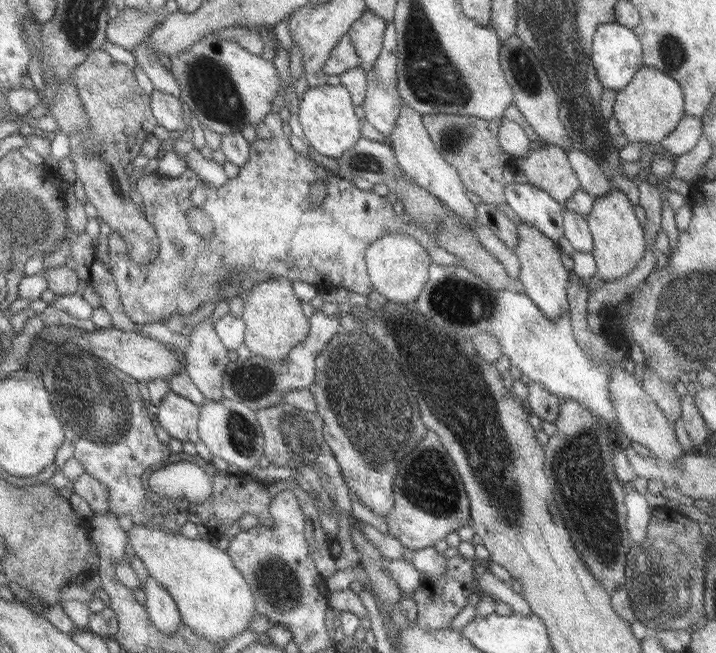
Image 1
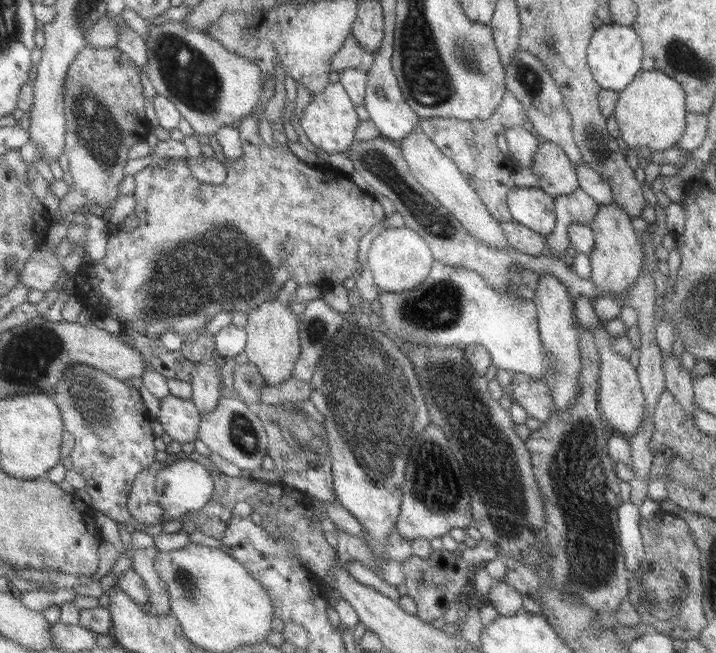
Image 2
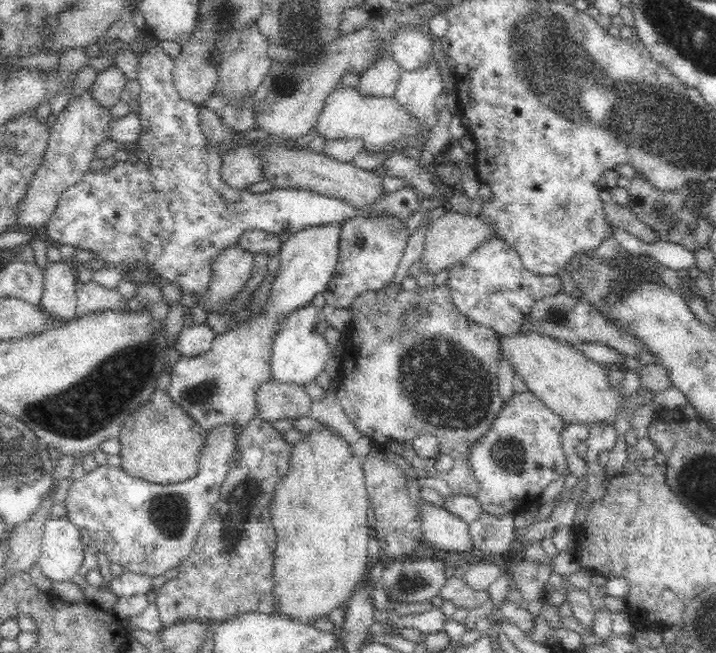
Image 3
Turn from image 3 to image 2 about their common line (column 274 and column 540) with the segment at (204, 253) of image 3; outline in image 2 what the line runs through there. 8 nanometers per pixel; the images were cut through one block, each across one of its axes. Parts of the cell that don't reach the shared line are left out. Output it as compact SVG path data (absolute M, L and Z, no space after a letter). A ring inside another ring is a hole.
M514 187L507 192L506 208L512 221L545 238L555 227L553 198L537 188Z

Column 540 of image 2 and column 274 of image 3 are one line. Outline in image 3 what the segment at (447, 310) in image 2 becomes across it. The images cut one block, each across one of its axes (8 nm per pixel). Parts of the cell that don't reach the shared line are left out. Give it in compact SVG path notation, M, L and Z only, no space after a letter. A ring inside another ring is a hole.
M312 304L300 308L287 320L273 344L271 371L274 381L304 387L312 384L327 369L326 360L331 350L324 336L327 325L322 310Z

